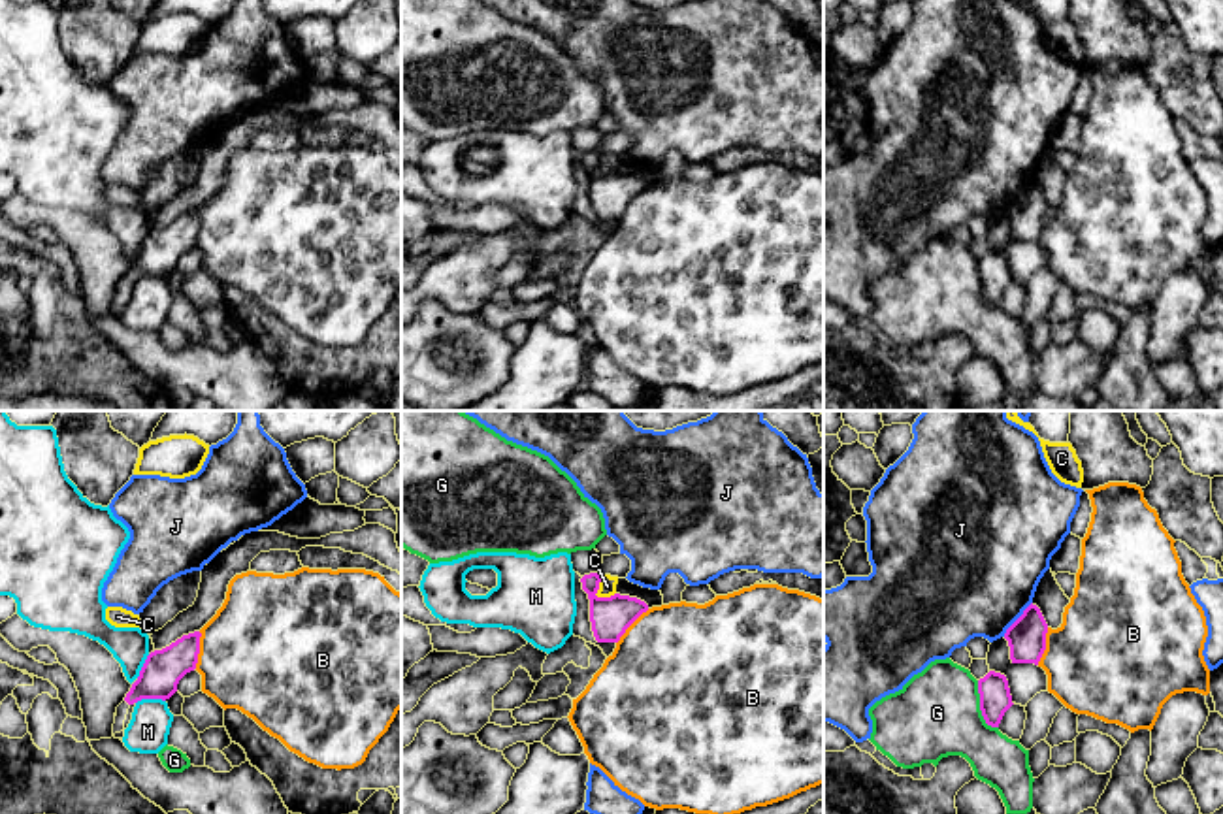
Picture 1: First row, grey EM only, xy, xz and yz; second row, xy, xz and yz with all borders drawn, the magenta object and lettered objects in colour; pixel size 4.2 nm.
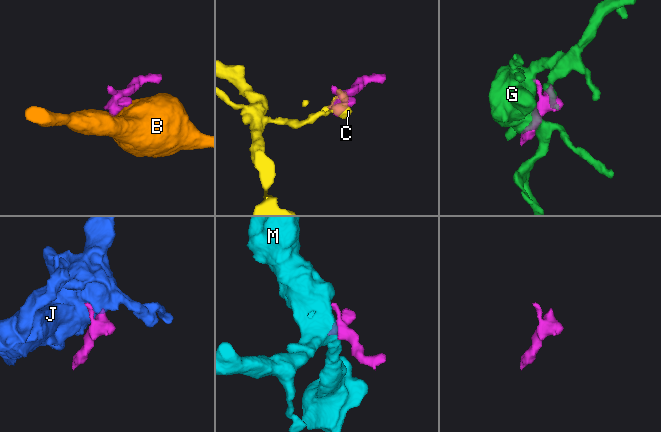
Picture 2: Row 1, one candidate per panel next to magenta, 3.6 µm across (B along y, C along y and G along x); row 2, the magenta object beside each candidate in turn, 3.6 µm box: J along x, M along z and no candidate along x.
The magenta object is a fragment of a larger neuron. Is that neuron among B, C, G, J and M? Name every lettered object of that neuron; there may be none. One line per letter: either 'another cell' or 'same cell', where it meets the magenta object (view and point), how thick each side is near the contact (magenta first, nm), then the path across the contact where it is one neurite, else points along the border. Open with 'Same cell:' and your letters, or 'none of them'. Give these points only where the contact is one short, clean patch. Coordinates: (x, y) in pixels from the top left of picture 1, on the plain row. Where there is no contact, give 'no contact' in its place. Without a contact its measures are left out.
Same cell: none of them
B: another cell | xy (198, 228) | 170/500 nm | along xy (200, 210), (200, 230), (195, 245)
C: another cell | xz (596, 170) | 170/80 nm | along xz (600, 155), (596, 172), (613, 174)
G: another cell | yz (980, 285) | 140/360 nm
J: another cell | yz (1018, 196) | 160/500 nm | along yz (1031, 179), (1003, 213)
M: another cell | xy (149, 276) | 170/180 nm | along xy (164, 277), (140, 277), (136, 281)

